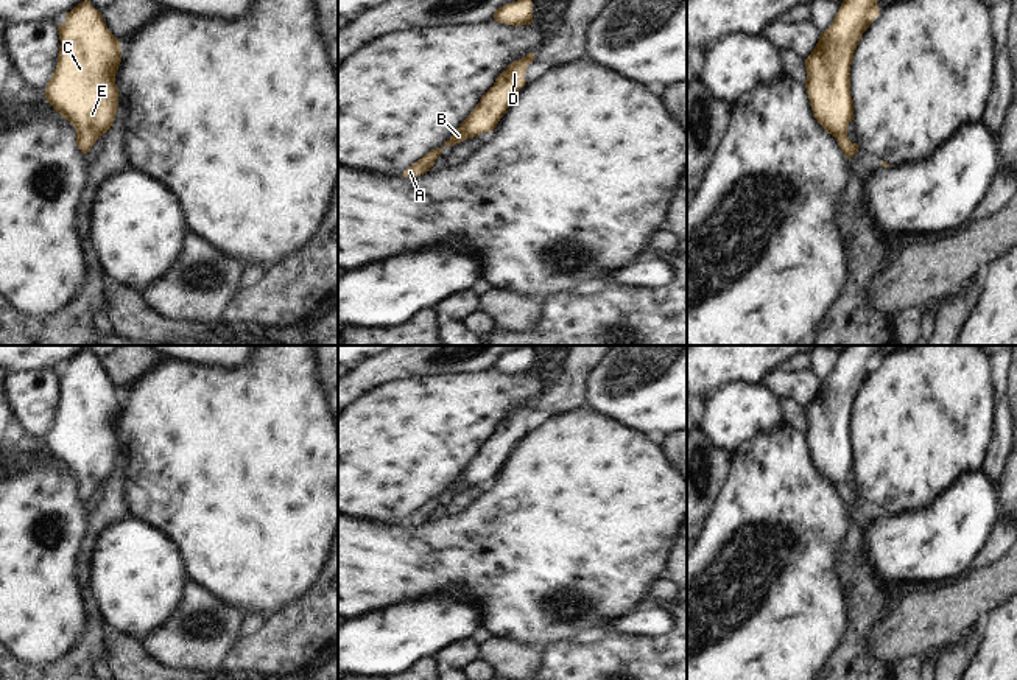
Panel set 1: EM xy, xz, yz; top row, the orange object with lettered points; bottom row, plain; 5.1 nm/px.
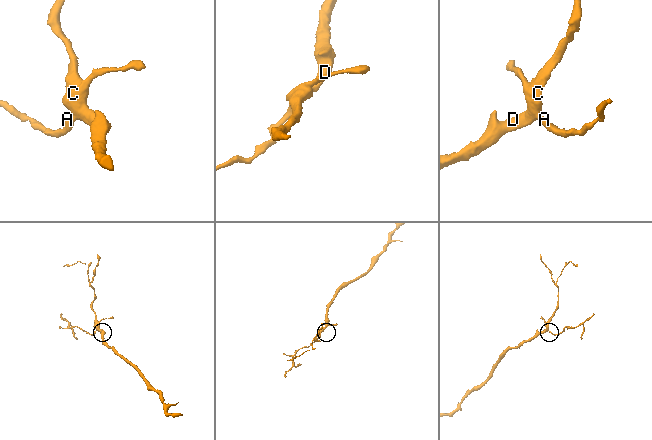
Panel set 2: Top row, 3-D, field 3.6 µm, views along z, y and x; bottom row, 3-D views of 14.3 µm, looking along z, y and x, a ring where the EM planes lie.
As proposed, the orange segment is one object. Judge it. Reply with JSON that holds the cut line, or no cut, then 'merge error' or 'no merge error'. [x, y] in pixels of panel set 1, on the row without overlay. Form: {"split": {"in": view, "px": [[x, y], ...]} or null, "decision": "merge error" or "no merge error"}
{"split": null, "decision": "no merge error"}

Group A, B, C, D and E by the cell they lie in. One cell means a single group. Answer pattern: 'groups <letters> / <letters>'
groups A B C D E

